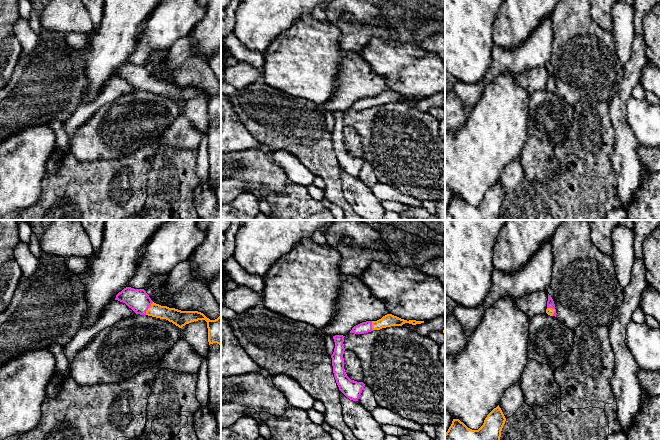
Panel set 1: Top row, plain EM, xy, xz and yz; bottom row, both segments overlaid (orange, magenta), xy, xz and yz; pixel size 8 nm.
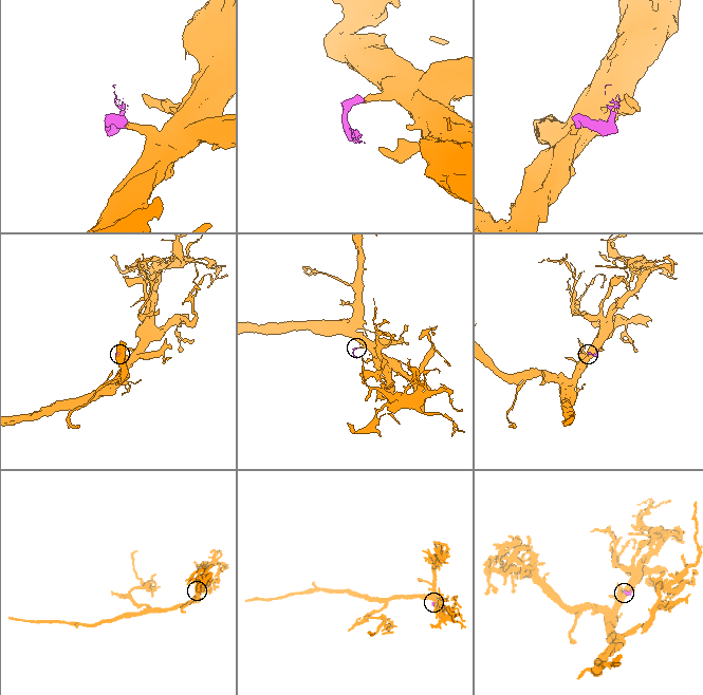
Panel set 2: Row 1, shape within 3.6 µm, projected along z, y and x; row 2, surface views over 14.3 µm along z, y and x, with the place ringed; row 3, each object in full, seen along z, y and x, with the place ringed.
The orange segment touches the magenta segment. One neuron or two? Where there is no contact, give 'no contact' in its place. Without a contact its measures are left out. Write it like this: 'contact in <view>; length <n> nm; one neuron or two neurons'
contact in xy; length 120 nm; one neuron

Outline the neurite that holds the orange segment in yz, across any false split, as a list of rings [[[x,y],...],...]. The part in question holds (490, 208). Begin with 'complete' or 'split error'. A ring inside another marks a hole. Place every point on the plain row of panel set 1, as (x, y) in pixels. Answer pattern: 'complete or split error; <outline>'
complete; [[[499,183],[494,184],[478,206],[468,204],[459,195],[453,195],[445,209],[445,220],[500,220],[506,194]]]

